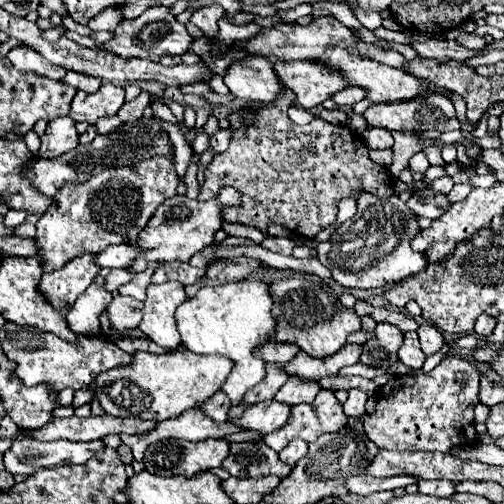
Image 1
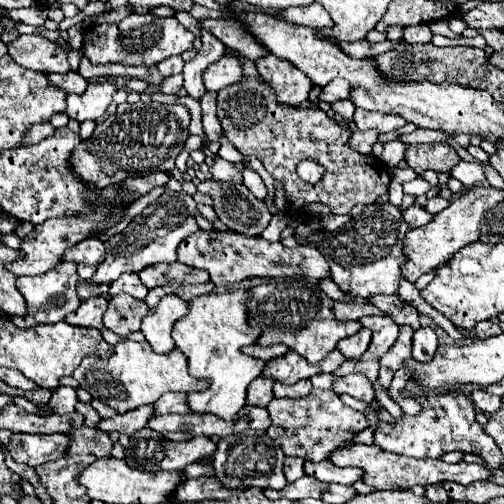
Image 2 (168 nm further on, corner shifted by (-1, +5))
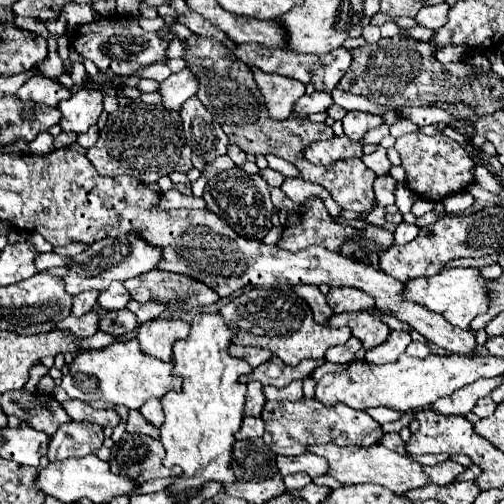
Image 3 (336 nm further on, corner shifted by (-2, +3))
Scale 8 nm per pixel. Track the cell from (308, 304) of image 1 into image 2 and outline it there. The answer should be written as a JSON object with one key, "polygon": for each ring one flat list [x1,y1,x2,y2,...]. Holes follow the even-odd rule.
{"polygon":[[270,279,268,283,252,287,246,307,248,325,260,329,258,345,268,347,282,343,310,363,326,357,340,339,354,335,362,327,358,321,336,321,332,315,332,299,318,287,308,287,304,279]]}

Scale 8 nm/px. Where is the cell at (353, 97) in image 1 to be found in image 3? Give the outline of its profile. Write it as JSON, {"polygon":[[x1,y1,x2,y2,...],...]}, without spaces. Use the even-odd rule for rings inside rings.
{"polygon":[[315,91,311,95,303,95,303,99,299,99,299,103,295,103,295,111,303,117,311,115,311,113,319,113,319,111,327,111,333,105,333,97,327,91]]}

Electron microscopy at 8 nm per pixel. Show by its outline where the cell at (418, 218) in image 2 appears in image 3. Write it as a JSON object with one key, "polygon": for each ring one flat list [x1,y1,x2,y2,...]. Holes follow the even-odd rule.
{"polygon":[[399,223,397,229,395,229,395,243,397,245,405,245,409,241,413,241,419,233,419,227,417,225,409,225,409,223]]}

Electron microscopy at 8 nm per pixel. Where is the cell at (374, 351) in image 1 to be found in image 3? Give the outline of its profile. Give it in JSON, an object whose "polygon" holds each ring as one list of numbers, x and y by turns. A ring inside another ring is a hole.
{"polygon":[[341,313,341,315,333,315,329,319,329,325,333,325,333,327,349,325,353,335,361,339,365,351,385,343,389,333,391,333,391,329,381,319,373,317,371,313]]}

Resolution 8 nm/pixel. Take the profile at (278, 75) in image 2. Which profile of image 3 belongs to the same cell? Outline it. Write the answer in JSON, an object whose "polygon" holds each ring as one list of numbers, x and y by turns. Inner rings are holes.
{"polygon":[[253,69,255,81,265,97,269,115,273,119,287,119,293,113,293,105,305,95,305,85,297,79,279,75,279,73,265,73,261,69]]}

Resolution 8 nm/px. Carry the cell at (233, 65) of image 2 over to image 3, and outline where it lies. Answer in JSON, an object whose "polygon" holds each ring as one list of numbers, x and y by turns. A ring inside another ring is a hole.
{"polygon":[[183,69,179,73,173,73,159,85,159,93,163,97,163,105,171,111,179,111,181,105,191,97,197,95,197,83,199,79,191,69]]}

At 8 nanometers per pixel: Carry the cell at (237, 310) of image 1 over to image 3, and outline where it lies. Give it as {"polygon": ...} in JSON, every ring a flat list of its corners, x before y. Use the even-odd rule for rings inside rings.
{"polygon":[[197,313,191,331,185,339,177,339,173,345,175,375,183,379,181,391,169,391,161,403,165,411,165,423,161,425,161,443,167,451,165,467,181,465,183,475,167,487,169,493,181,493,189,489,201,489,205,481,231,483,235,475,229,471,233,433,239,431,245,409,245,383,239,379,253,371,241,359,229,355,235,333,219,313]]}

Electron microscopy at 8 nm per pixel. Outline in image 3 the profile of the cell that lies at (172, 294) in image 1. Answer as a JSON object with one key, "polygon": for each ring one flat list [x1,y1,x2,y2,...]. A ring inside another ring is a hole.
{"polygon":[[151,319,139,325,137,329,137,339,141,343,141,351,169,361,173,355,173,343,179,337,187,337,189,323,181,319]]}

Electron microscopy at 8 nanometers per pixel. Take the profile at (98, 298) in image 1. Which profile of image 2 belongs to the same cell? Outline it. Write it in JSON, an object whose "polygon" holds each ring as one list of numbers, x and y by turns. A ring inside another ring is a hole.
{"polygon":[[102,295,90,297,90,299,82,301,80,307,78,307,74,313,66,315,64,321,70,323,70,325,78,325,78,327,102,329,102,327,104,327,104,325,102,325,102,315,104,315,104,311,106,311,106,305,108,305,108,301,106,301]]}

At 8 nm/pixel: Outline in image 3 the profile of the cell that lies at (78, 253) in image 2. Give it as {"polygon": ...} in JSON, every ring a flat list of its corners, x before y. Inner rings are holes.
{"polygon":[[51,251,51,253,41,253,39,259,37,259,37,269,39,269,39,271,47,271,47,269,53,269,53,267,69,265,71,261,73,261,73,257,63,257,63,255,57,255,55,251]]}

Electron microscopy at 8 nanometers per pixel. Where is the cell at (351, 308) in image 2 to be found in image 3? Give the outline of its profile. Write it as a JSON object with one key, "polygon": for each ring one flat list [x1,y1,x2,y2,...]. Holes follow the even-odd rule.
{"polygon":[[299,285,299,287,295,287,295,293,299,293,301,297,307,297,307,299,309,299,309,305,311,305,311,309,313,309,315,321,317,321,319,325,327,325,329,319,335,315,335,313,331,313,331,309,327,307,325,295,319,291,319,287]]}

